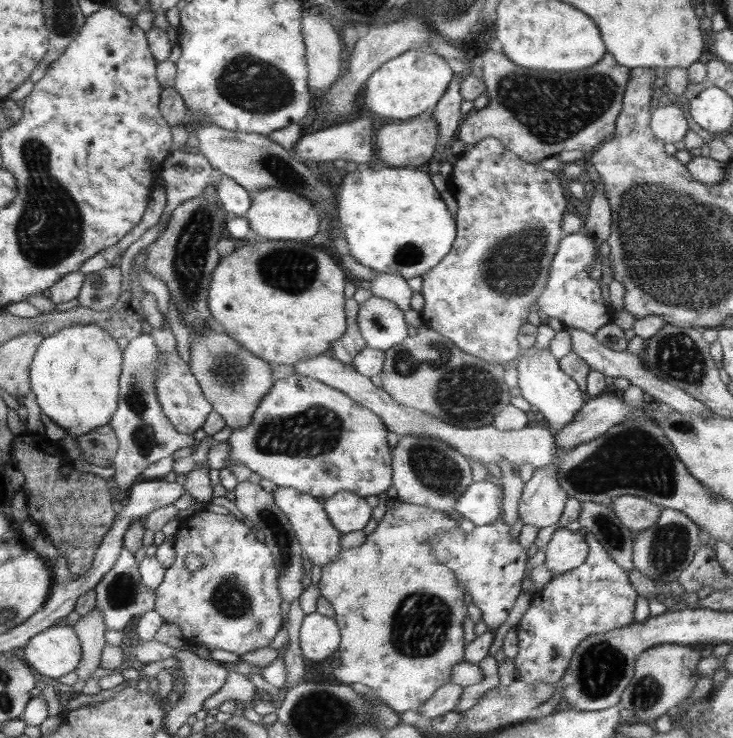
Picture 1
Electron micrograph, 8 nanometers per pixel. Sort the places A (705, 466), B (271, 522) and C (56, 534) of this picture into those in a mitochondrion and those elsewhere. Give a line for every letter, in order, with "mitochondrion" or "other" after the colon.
A: other
B: mitochondrion
C: other

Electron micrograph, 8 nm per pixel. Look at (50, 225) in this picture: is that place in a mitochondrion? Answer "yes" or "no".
yes

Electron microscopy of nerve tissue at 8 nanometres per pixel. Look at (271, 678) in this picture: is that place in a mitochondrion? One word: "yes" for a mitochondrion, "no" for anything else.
no

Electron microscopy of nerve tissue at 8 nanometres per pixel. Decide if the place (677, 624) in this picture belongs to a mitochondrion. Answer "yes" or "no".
no

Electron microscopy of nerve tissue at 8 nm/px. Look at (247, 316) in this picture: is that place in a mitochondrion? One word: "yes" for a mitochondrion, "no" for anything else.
no

